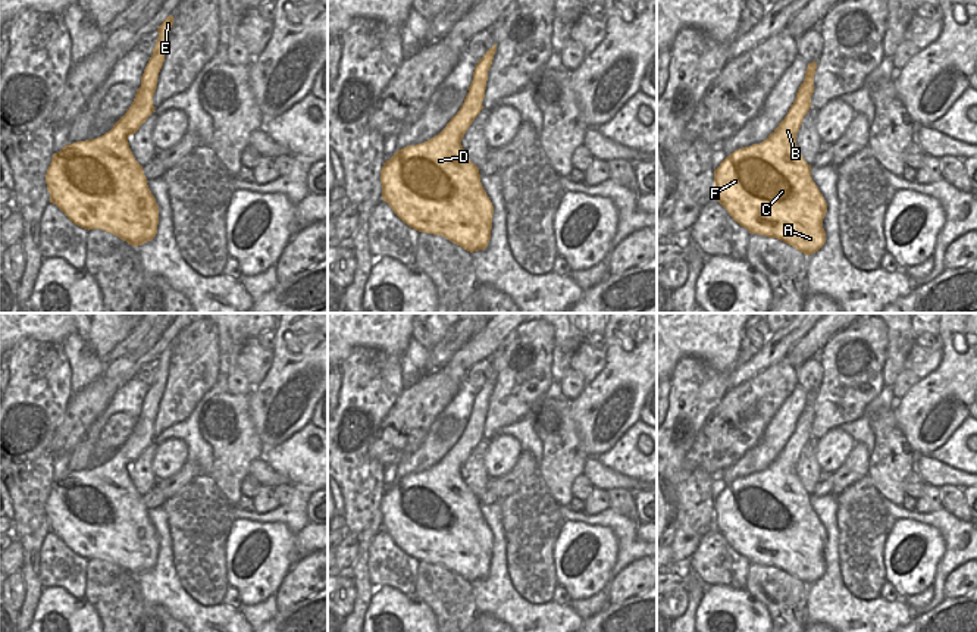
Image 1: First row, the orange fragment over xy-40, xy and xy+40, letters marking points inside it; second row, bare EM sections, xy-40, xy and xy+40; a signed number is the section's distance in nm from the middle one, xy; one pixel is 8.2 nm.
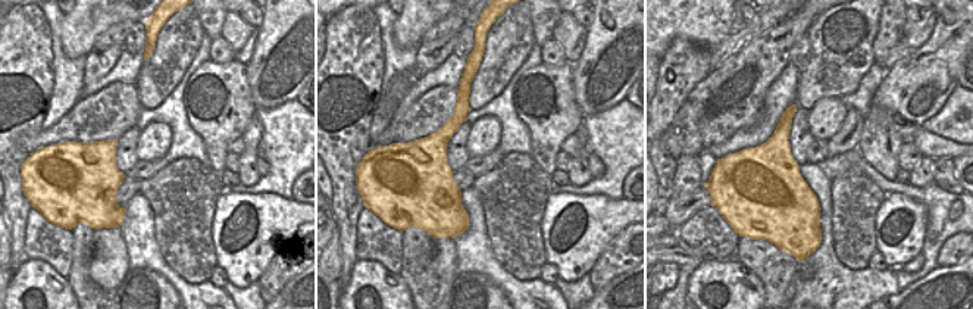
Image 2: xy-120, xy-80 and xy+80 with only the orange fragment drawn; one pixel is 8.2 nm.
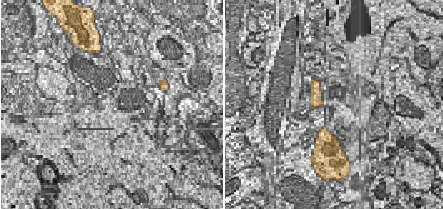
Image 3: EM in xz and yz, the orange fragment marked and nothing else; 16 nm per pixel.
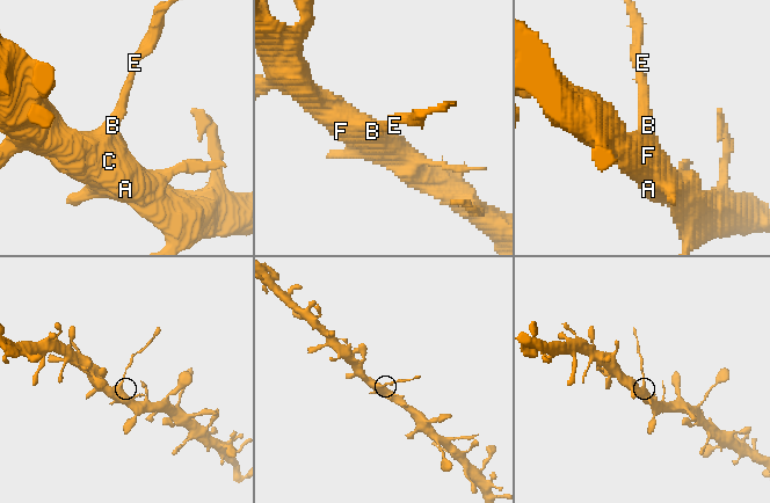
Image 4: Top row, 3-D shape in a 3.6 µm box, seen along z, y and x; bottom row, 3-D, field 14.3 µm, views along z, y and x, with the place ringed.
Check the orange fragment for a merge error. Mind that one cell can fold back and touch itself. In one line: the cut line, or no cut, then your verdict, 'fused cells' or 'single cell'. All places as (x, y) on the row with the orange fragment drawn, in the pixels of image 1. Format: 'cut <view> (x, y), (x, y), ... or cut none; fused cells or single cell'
cut xy-40 (141, 85), (150, 93), (152, 112); fused cells

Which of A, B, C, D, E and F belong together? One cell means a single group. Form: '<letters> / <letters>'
A B C D F / E

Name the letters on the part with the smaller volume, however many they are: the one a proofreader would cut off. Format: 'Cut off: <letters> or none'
Cut off: E

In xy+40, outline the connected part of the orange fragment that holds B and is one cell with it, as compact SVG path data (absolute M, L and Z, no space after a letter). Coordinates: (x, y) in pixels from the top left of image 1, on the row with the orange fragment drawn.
M799 87L796 98L773 134L760 144L742 147L727 156L714 170L714 200L749 234L777 238L810 256L826 243L823 219L827 203L811 178L796 134L810 110L810 91Z

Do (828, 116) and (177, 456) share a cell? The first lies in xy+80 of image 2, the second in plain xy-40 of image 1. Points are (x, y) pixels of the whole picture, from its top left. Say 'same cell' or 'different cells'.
same cell

